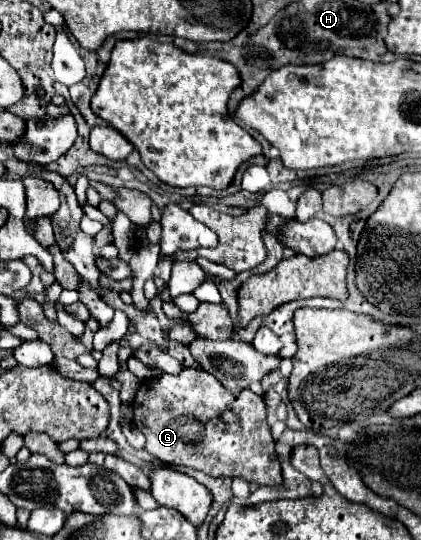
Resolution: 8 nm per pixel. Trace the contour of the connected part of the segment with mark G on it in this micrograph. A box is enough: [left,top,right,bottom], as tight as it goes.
[134,368,282,486]

